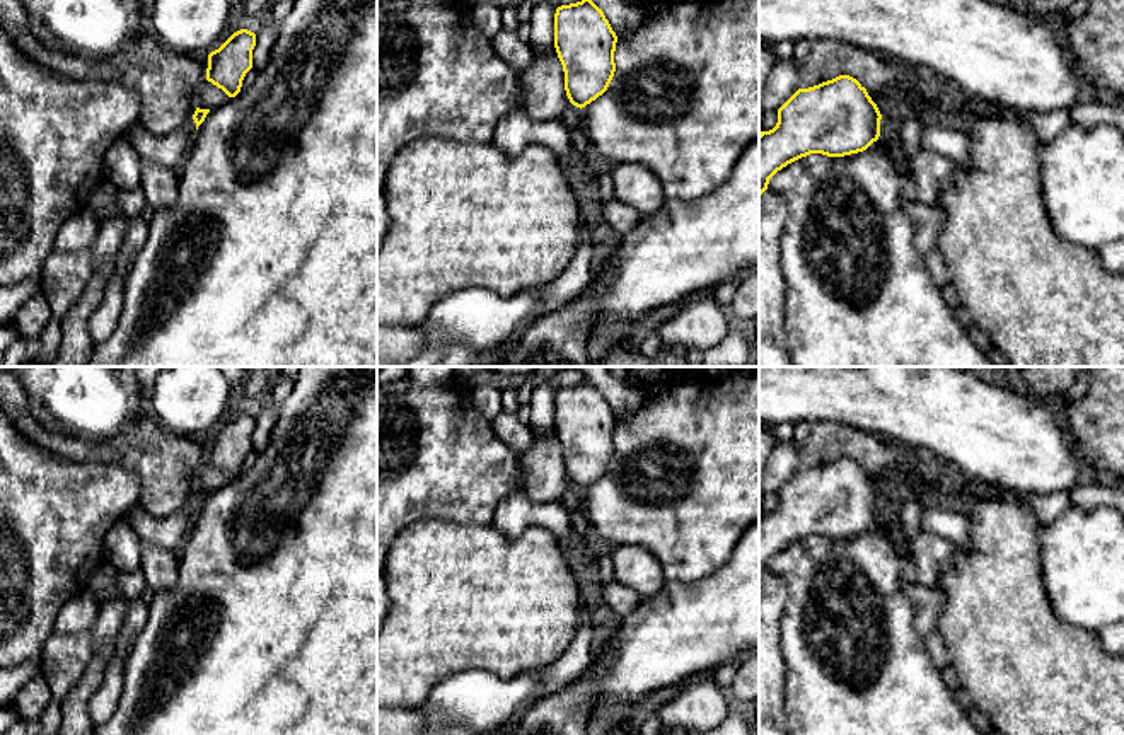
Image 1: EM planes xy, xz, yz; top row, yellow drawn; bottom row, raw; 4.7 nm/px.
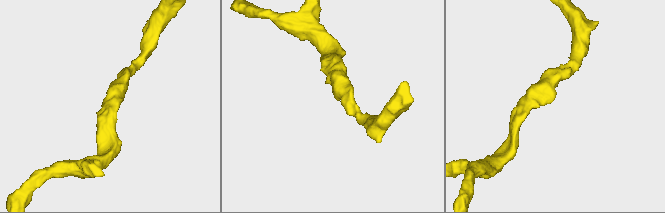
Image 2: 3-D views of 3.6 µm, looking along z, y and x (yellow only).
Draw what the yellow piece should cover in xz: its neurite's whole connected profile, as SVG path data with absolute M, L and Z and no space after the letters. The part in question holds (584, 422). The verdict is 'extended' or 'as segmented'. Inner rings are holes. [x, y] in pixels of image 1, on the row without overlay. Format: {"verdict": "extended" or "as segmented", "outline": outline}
{"verdict": "as segmented", "outline": "M587 379L554 396L554 430L570 484L585 489L602 477L616 454L617 418L604 394Z"}

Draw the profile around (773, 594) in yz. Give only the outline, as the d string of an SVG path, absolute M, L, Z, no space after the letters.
M773 571L759 578L759 735L786 735L781 621L790 592Z

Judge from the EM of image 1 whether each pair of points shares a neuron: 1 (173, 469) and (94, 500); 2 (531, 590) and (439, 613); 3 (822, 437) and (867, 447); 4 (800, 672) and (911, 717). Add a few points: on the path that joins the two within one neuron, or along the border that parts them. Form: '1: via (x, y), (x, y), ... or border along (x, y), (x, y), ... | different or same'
1: border along (104, 464), (120, 464), (137, 474), (139, 503) | different
2: via (509, 601), (461, 601) | same
3: via (833, 440), (857, 444) | same
4: via (828, 681), (857, 698), (875, 717), (884, 717) | same

